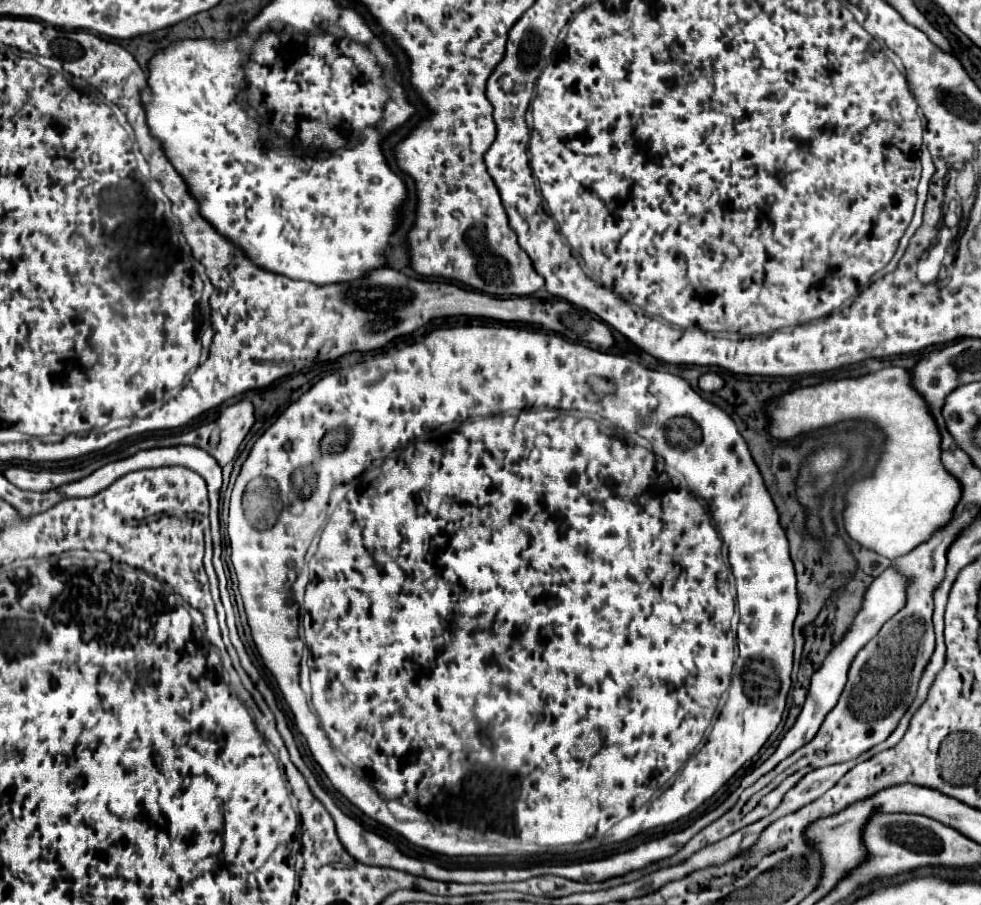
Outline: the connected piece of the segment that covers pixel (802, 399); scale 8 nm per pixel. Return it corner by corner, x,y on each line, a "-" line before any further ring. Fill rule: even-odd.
887,367
877,373
869,373
859,379
837,379
837,381
825,381
813,387
795,389
781,397
783,405
775,407
775,403
769,403
769,419
771,419
771,435
787,441
791,437
797,437
801,433
829,427
839,421
873,421
877,423
885,435
887,443
883,447
883,457
873,473
873,477
865,481
857,481
847,491
847,509
845,509
845,529
851,539
861,543
863,547
895,561
901,555
907,555
917,545
925,543
933,537
939,529
943,529
955,513
957,503
961,501
963,487
953,477
941,461
941,433
937,429
935,417
931,415
927,401
921,397
921,393
911,385
911,371
903,367

